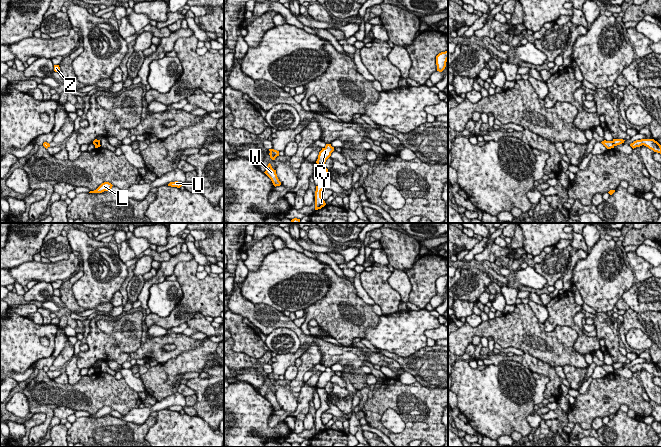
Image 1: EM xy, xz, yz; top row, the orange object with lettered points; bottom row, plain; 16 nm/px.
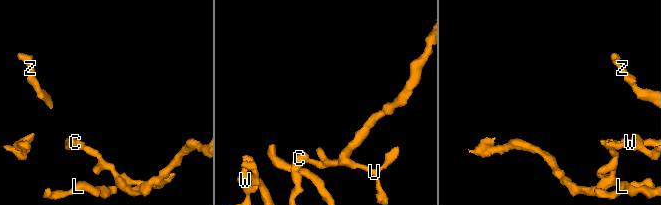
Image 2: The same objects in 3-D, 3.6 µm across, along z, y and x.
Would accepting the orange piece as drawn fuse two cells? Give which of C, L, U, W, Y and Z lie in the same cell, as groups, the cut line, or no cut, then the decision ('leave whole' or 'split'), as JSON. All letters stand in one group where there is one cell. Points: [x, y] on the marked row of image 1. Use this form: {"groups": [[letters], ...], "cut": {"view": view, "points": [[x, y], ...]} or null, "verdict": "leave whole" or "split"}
{"groups": [["C", "U"], ["L", "W", "Y", "Z"]], "cut": {"view": "xz", "points": [[317, 163], [323, 164]]}, "verdict": "split"}

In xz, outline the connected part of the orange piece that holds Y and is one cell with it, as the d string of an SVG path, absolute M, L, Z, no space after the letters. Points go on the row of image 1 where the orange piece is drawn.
M317 164L316 167L321 177L320 184L316 186L315 191L315 210L318 210L326 205L325 201L321 197L321 191L329 185L329 181L326 178L326 176L328 175L328 169L326 168L326 166L324 164Z

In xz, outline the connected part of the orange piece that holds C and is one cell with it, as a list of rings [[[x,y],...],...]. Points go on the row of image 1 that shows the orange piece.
[[[326,144],[324,148],[319,152],[317,164],[325,164],[326,160],[331,156],[331,153],[334,151],[334,147],[331,144]]]

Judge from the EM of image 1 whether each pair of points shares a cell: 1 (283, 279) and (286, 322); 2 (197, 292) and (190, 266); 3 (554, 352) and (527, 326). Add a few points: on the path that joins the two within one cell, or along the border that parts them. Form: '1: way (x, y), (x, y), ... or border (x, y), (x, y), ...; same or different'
1: border (260, 303), (270, 305), (282, 312); different
2: way (191, 286), (190, 272); same
3: way (549, 345), (534, 333); same

